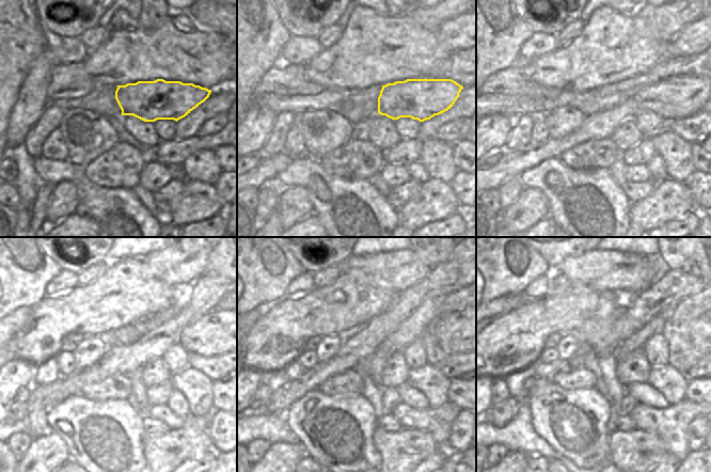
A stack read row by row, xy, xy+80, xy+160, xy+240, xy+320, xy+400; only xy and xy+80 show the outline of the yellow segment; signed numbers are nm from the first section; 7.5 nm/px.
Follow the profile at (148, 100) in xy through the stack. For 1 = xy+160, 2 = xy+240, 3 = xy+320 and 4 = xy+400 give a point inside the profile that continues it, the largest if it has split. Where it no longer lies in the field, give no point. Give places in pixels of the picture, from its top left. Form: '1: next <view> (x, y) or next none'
1: next xy+160 (676, 97)
2: next xy+240 (214, 333)
3: next xy+320 (454, 331)
4: next xy+400 (693, 324)

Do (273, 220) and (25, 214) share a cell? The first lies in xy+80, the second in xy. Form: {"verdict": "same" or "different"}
{"verdict": "different"}

